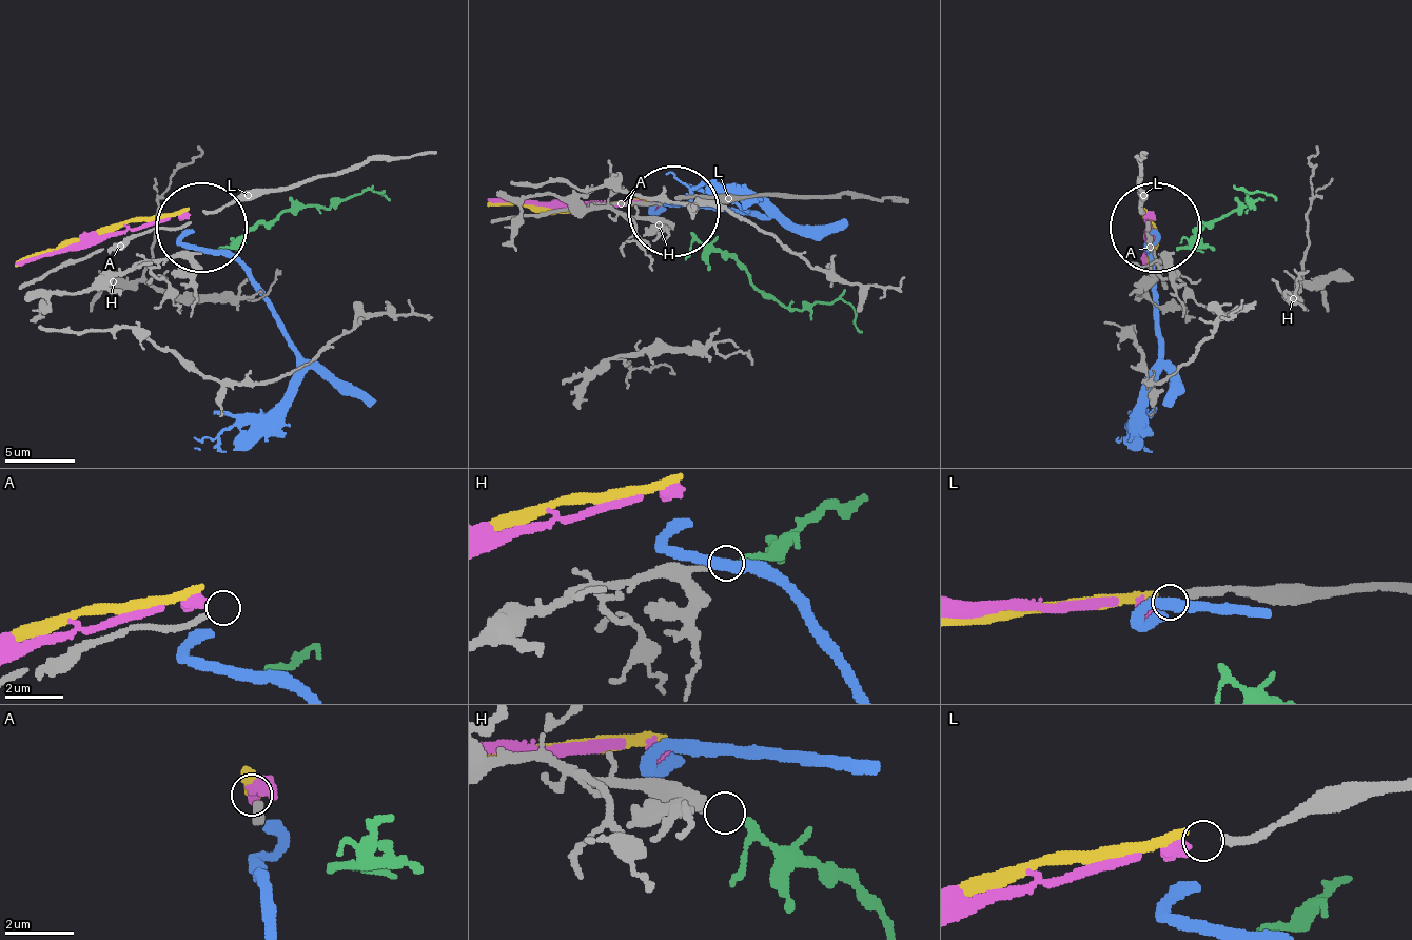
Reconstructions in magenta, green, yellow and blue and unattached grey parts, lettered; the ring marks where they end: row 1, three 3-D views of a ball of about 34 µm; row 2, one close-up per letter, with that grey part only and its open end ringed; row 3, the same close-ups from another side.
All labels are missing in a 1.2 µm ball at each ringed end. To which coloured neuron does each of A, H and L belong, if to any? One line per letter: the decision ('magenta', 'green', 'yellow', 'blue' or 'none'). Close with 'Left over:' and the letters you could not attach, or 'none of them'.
A: none
H: green
L: magenta
Left over: A

